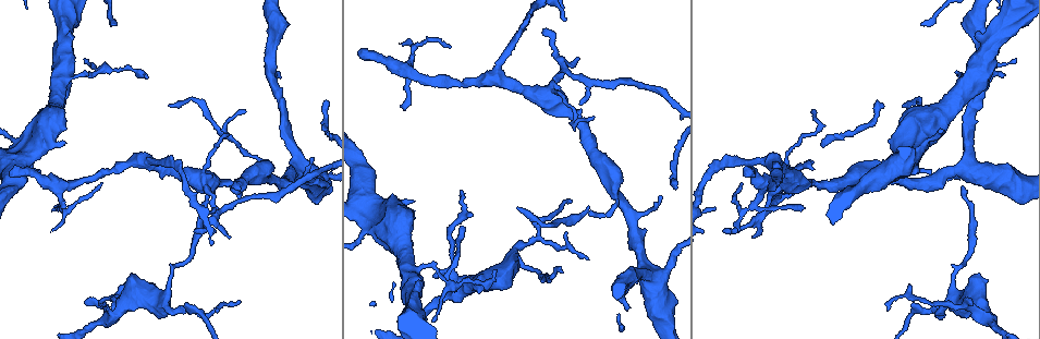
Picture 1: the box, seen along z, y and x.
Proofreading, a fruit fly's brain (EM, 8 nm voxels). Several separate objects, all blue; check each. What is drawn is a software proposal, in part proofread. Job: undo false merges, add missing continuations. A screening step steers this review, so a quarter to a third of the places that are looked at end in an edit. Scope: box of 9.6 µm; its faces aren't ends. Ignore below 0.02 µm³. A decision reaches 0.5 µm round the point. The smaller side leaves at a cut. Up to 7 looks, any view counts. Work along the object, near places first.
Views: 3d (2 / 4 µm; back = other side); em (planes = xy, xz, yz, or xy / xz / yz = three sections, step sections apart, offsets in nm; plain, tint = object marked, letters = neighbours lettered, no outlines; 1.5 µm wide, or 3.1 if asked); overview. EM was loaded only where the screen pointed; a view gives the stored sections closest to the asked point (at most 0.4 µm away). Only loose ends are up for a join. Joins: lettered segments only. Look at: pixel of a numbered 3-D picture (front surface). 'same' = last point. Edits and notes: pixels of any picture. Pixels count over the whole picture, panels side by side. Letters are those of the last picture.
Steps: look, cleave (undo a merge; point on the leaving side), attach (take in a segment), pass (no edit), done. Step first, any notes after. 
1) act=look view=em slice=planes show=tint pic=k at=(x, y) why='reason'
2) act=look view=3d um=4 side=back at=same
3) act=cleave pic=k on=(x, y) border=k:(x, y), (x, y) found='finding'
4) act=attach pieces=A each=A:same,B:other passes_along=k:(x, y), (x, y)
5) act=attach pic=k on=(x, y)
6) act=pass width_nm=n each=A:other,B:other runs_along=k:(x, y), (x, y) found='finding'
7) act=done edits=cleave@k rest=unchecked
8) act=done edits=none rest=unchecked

act=look view=em slice=planes show=letters pic=1 at=(1003, 76) why='an open end'

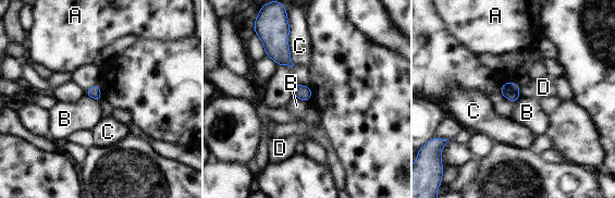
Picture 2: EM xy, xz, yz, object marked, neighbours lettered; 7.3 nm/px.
act=pass longest_contact=C:300nm each=A:other,B:other,C:other,D:other border=2:(84, 94), (98, 102) found='none of them fits'

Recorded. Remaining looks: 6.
act=look view=em slice=planes show=letters pic=1 at=(558, 268) why='long arm stops here'

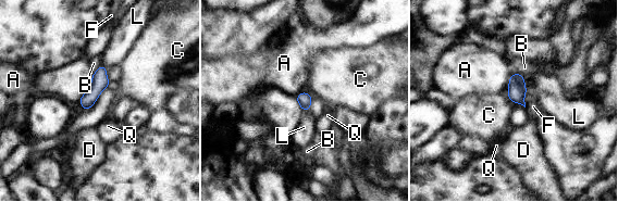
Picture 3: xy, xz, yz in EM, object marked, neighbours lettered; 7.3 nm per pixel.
act=pass longest_contact=A:160nm each=A:other,B:other,C:other,D:other,F:other,L:other,Q:other border=3:(511, 73), (506, 92) found='none of them fits'

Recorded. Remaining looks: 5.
act=look view=em slice=planes show=letters pic=1 at=(930, 170) why='an open end'

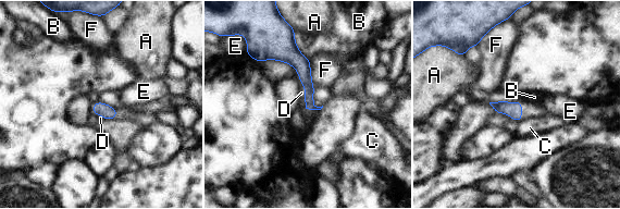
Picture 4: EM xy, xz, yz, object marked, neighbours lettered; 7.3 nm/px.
act=attach pieces=D each=A:other,B:other,C:other,D:same,E:other,F:other found='it goes on there'

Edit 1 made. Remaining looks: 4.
act=done edits=attach@4 rest=unchecked

